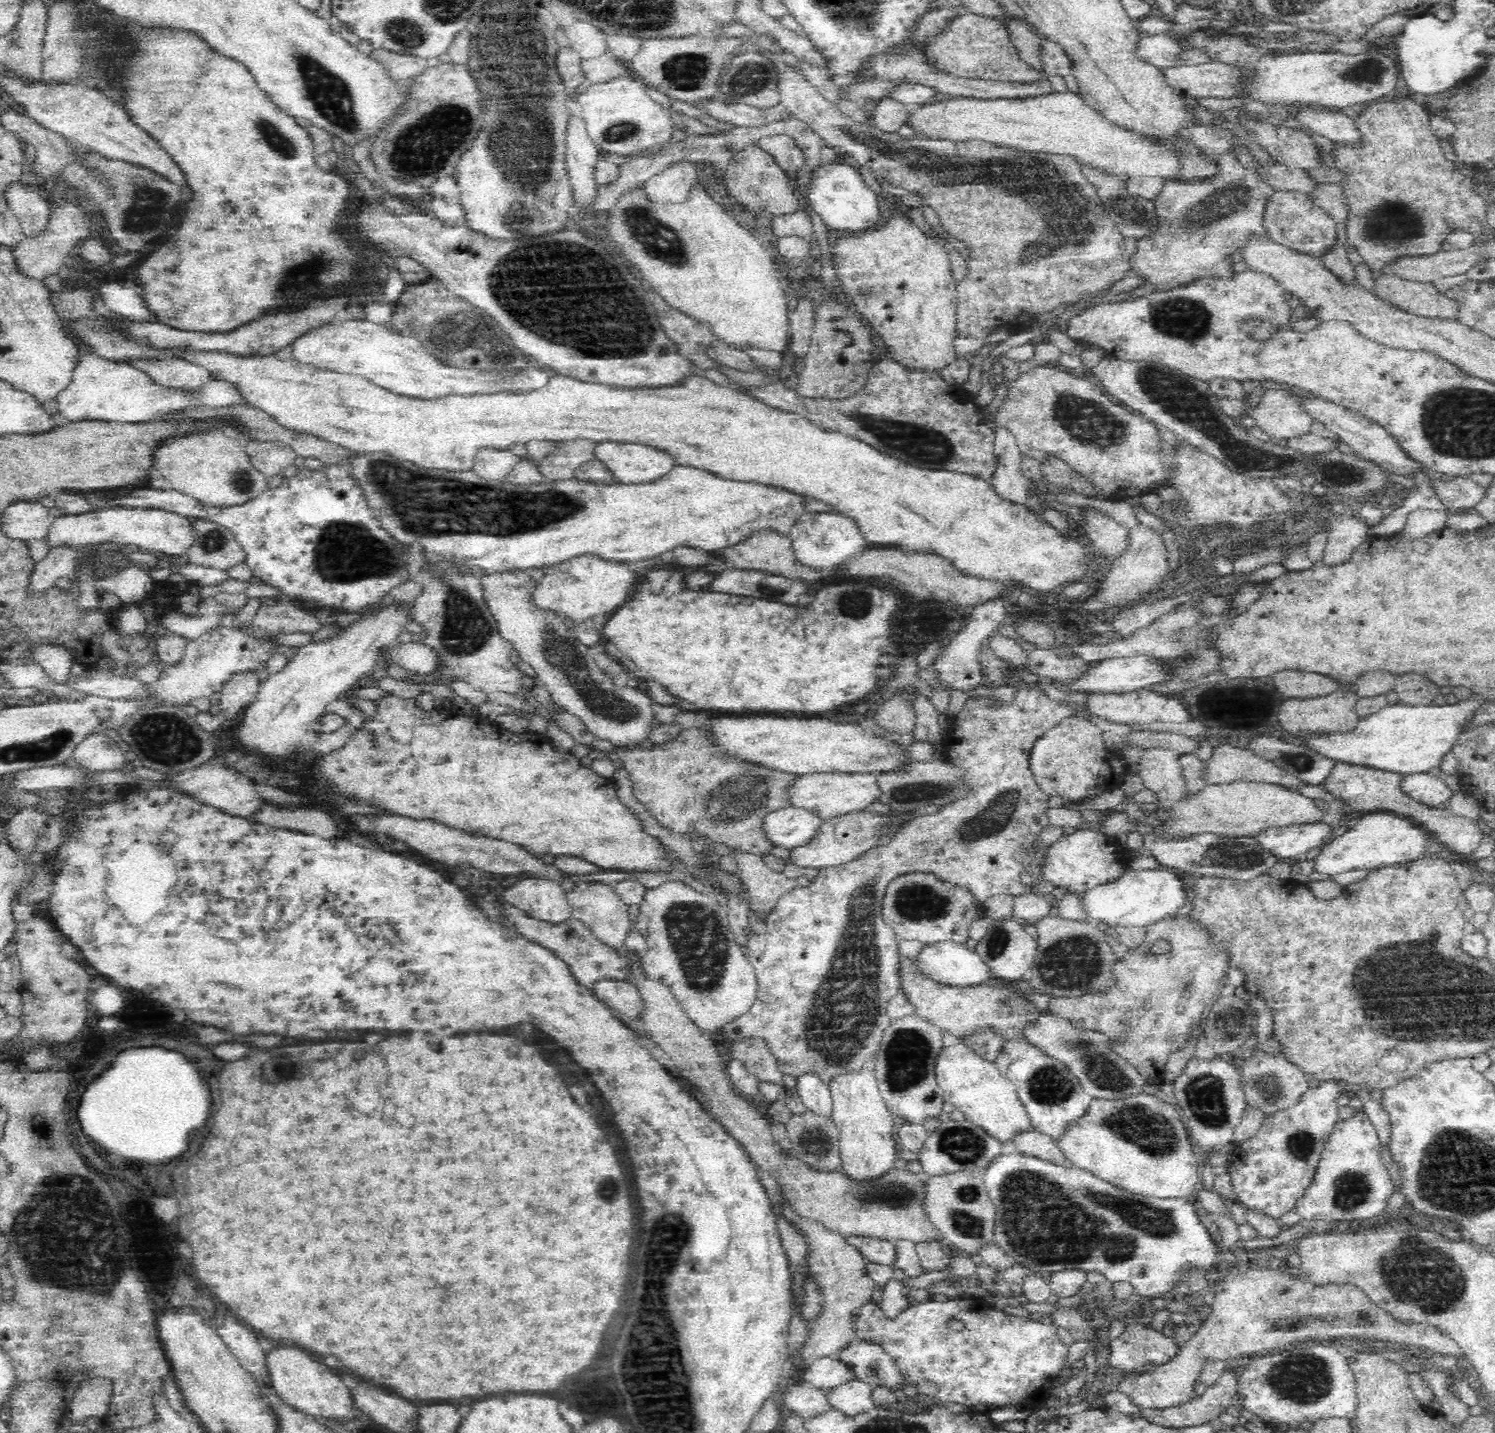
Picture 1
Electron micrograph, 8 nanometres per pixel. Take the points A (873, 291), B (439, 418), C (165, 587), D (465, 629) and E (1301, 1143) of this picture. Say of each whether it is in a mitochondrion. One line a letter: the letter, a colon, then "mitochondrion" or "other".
A: mitochondrion
B: other
C: other
D: mitochondrion
E: mitochondrion

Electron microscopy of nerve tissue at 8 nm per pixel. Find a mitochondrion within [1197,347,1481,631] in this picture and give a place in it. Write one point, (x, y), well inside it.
(1341, 472)

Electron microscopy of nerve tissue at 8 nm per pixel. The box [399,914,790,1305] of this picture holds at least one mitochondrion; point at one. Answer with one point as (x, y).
(612, 1191)

